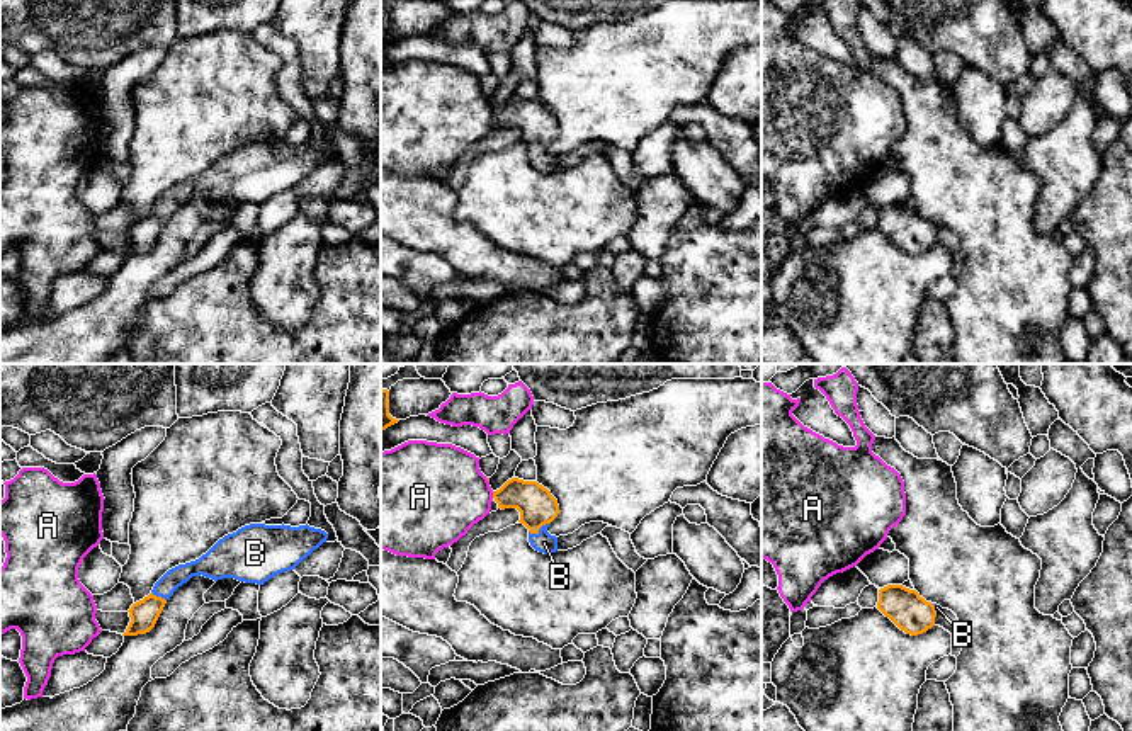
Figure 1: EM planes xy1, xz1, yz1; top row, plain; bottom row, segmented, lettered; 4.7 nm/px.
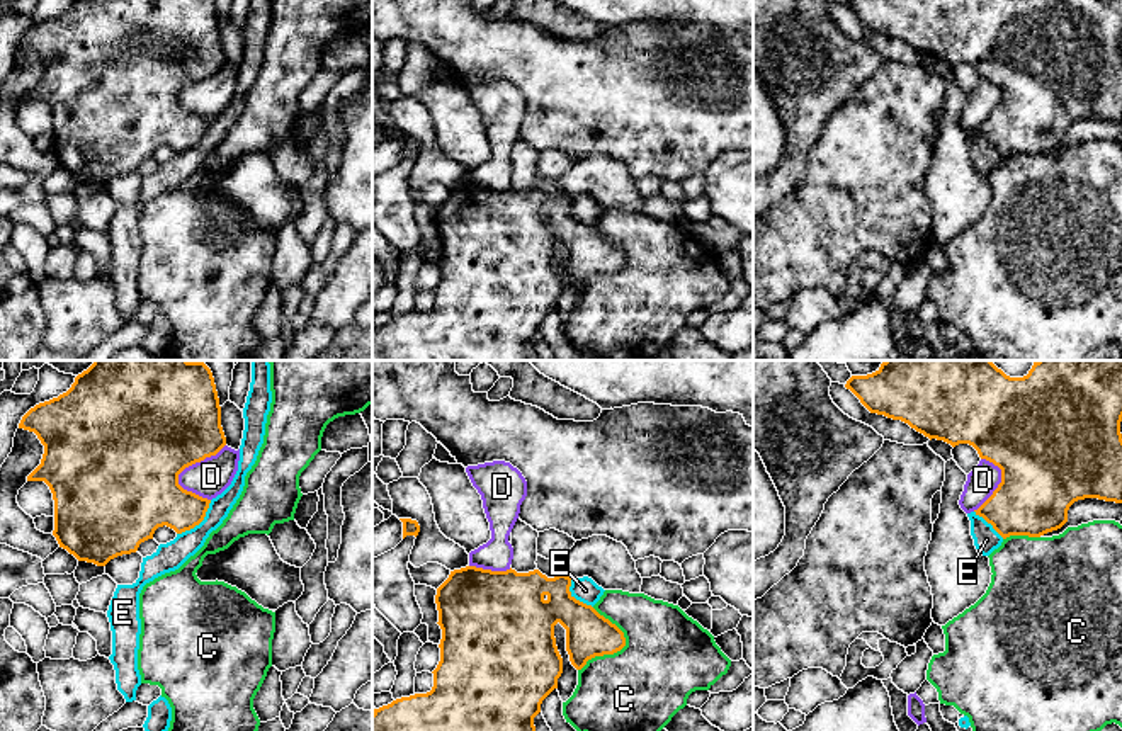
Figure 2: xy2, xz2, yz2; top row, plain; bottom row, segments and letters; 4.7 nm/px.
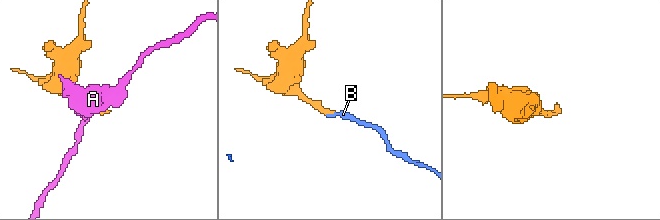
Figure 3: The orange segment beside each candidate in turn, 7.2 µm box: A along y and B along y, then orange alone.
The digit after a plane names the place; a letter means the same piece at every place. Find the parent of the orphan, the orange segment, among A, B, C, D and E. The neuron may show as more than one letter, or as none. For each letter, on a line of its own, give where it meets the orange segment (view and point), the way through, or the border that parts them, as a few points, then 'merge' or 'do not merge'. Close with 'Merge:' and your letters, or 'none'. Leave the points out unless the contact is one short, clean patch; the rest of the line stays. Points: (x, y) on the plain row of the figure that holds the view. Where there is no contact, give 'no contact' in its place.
A: contact xz1 (493, 114); do not merge
B: contact xz1 (537, 150); way xz1 (537, 126), (537, 150), (544, 162); merge
C: contact xz2 (621, 267); do not merge
D: contact xy2 (198, 80); do not merge
E: contact xy2 (199, 141); border xy2 (211, 119), (206, 135), (192, 147), (177, 153); do not merge
Merge: B

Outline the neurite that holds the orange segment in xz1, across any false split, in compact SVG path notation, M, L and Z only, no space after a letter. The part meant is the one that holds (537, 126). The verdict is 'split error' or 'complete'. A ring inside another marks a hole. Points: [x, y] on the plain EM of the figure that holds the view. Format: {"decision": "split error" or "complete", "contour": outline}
{"decision": "split error", "contour": "M508 99L493 110L498 128L517 128L520 143L529 148L530 165L544 173L558 170L558 156L547 151L549 143L558 136L559 124L547 107L537 100Z"}

